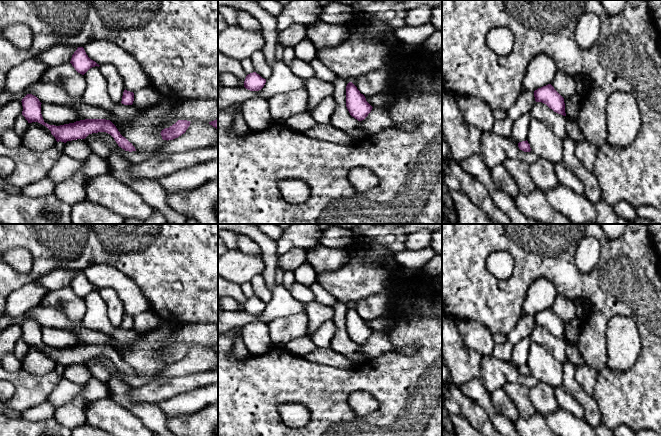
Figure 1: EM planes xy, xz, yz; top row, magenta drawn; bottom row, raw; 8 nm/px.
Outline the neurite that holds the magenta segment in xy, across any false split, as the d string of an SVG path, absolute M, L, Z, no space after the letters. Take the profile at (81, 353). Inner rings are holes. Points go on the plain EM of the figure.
M27 318L21 326L23 330L22 339L28 347L38 346L46 350L51 355L51 358L55 361L57 366L61 365L66 367L67 365L85 363L92 357L106 356L110 358L118 370L125 375L136 375L132 367L120 358L116 350L110 344L85 343L60 350L49 349L43 344L41 338L42 327L36 320Z

